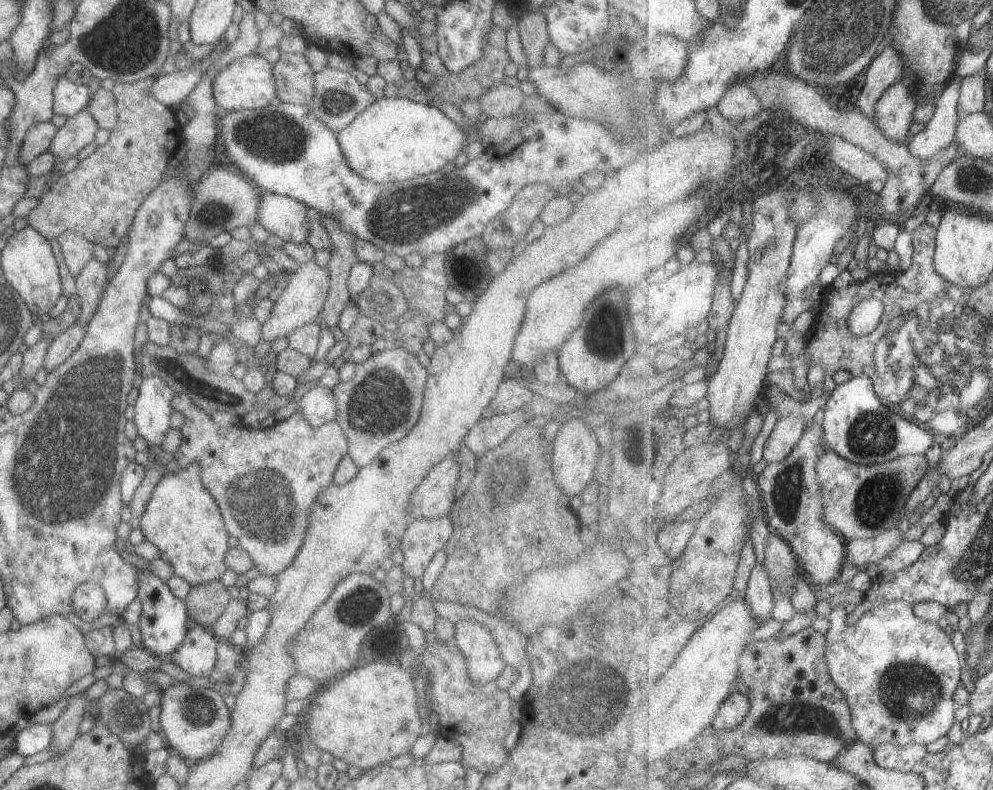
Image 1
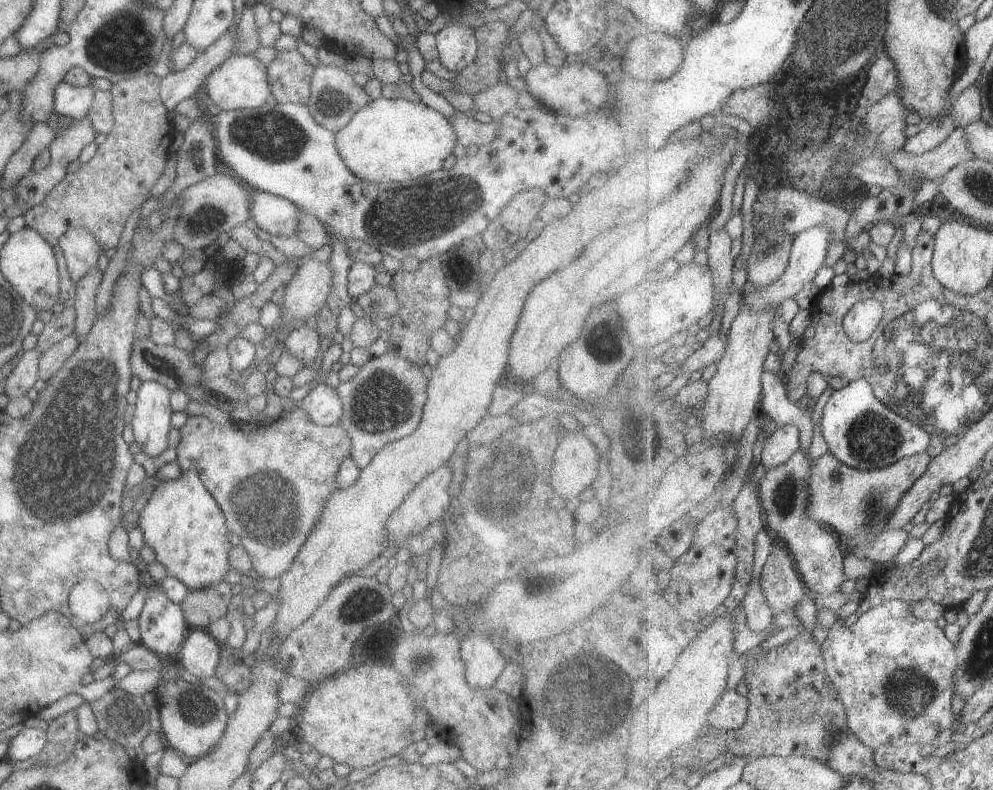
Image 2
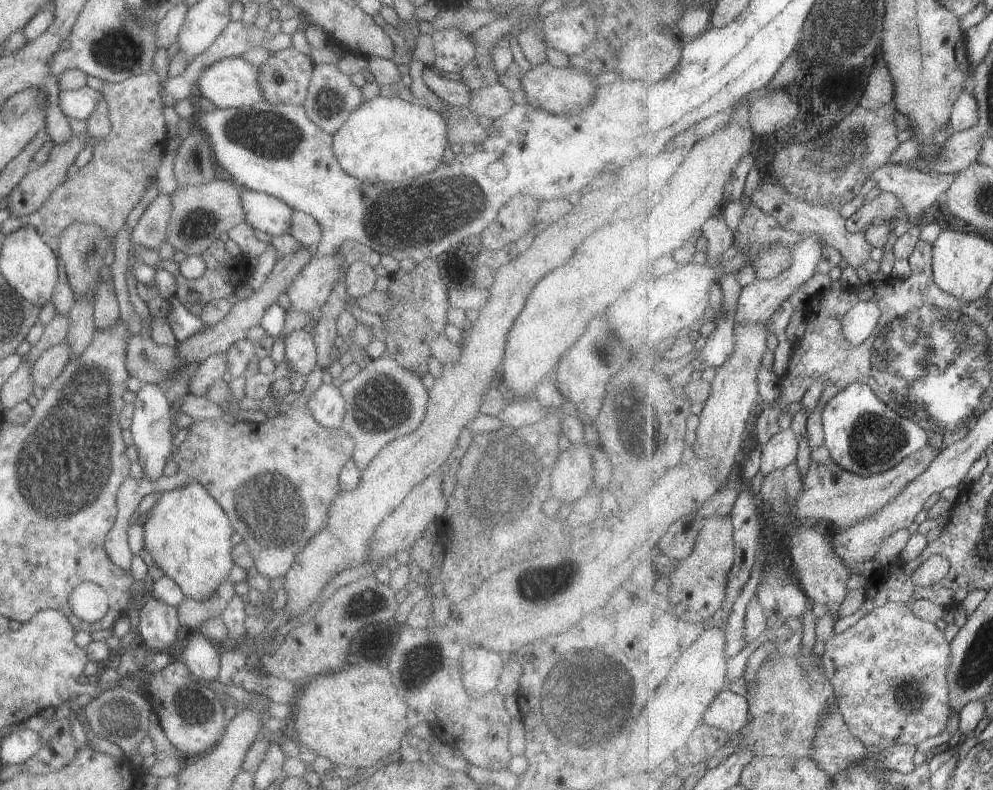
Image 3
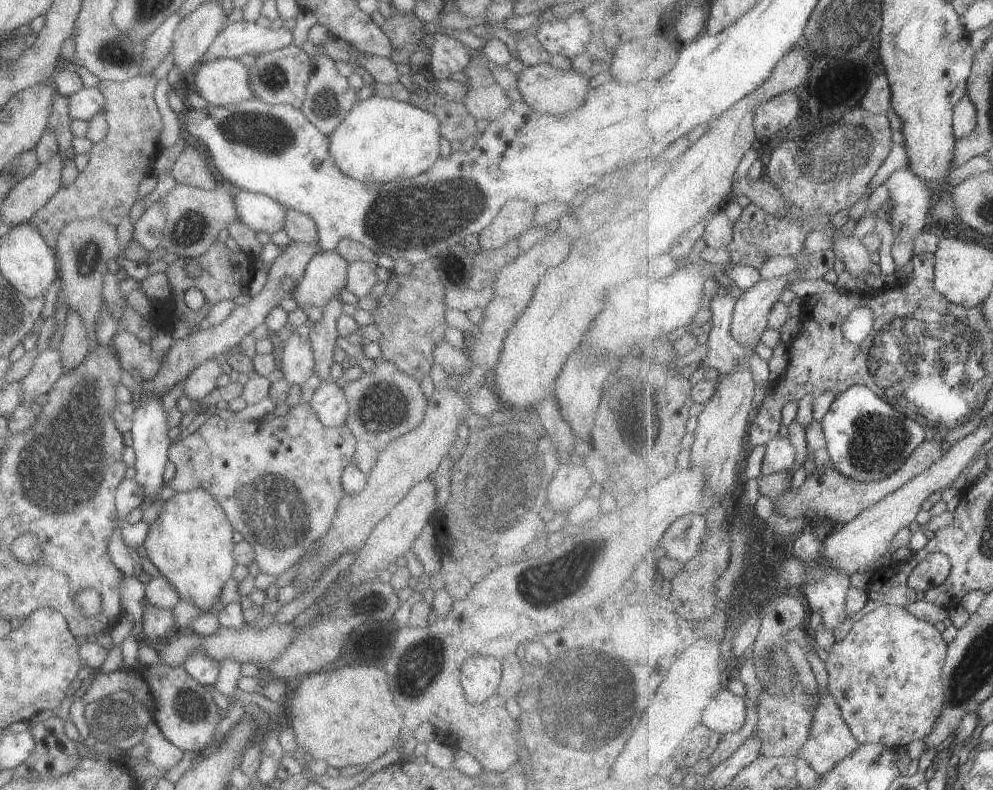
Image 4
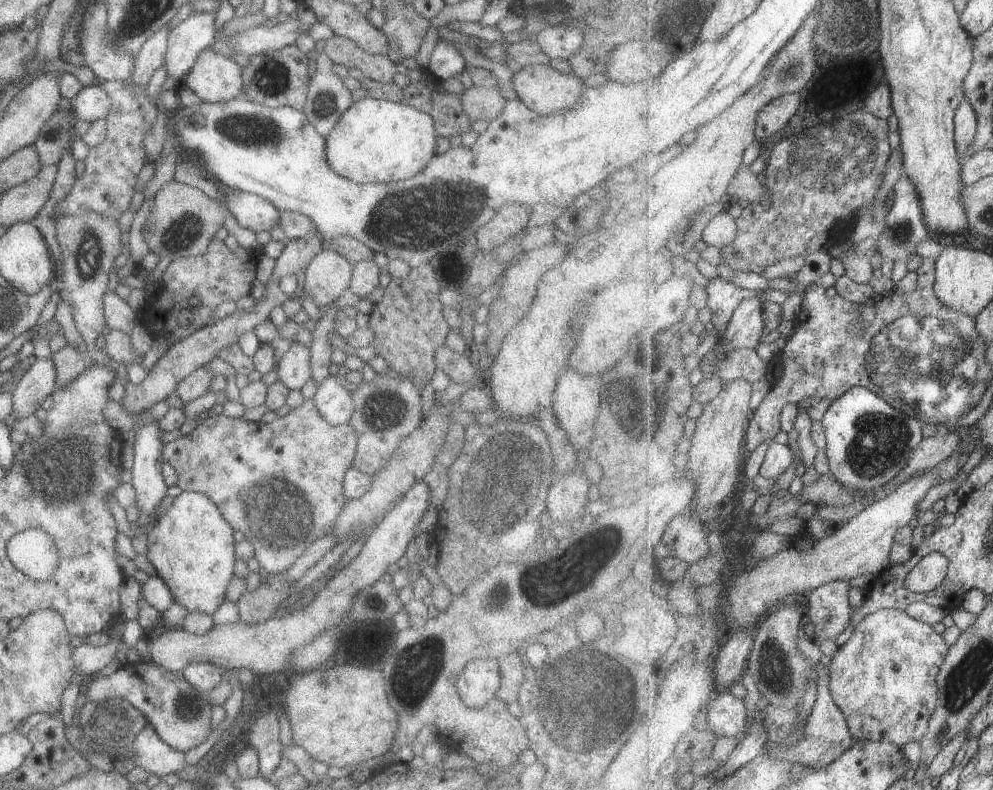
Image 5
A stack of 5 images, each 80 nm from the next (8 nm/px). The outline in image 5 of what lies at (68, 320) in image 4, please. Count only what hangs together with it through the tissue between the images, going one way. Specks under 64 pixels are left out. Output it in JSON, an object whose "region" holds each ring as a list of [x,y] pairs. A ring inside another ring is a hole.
{"region":[[[67,342],[63,348],[51,355],[50,359],[55,371],[53,391],[65,387],[85,370],[87,364],[82,356],[83,353],[77,347]]]}

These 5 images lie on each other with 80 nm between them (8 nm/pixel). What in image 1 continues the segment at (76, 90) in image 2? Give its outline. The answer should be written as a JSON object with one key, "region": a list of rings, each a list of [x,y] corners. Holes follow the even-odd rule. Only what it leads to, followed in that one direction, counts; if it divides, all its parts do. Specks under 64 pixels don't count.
{"region":[[[61,75],[52,88],[52,111],[58,115],[72,117],[85,109],[90,99],[89,89]]]}

